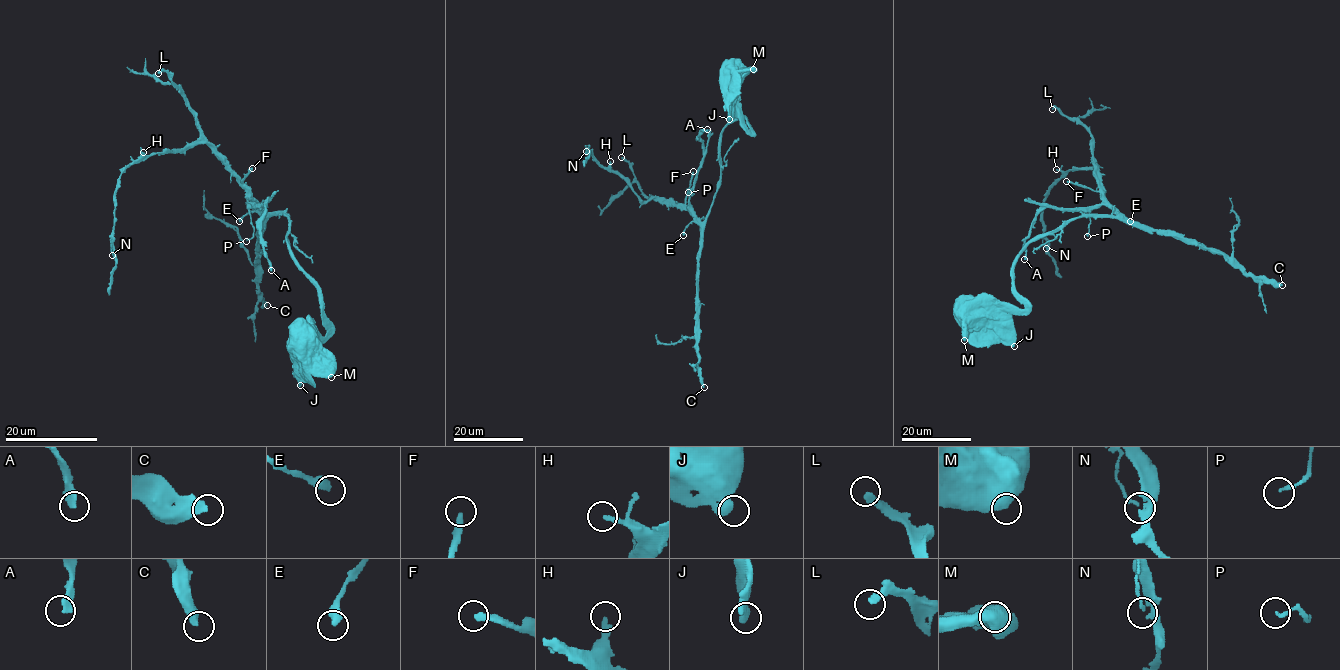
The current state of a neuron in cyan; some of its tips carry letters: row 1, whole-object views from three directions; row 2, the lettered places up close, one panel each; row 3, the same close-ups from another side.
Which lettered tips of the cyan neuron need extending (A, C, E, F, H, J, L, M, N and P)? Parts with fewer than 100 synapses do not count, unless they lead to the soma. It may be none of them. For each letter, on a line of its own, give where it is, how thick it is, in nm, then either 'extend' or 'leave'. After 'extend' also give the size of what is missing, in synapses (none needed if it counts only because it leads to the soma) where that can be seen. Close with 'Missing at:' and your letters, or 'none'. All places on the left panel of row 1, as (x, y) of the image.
A: place (271, 270); calibre 280 nm; leave
C: place (267, 305); calibre 440 nm; extend; 100 synapses
E: place (239, 221); calibre 440 nm; leave
F: place (252, 168); calibre 280 nm; leave
H: place (143, 152); calibre 220 nm; leave
J: place (300, 385); calibre 500 nm; leave
L: place (158, 73); calibre 280 nm; leave
M: place (331, 377); calibre 700 nm; leave
N: place (112, 255); calibre 130 nm; leave
P: place (246, 241); calibre 140 nm; leave
Missing at: C

